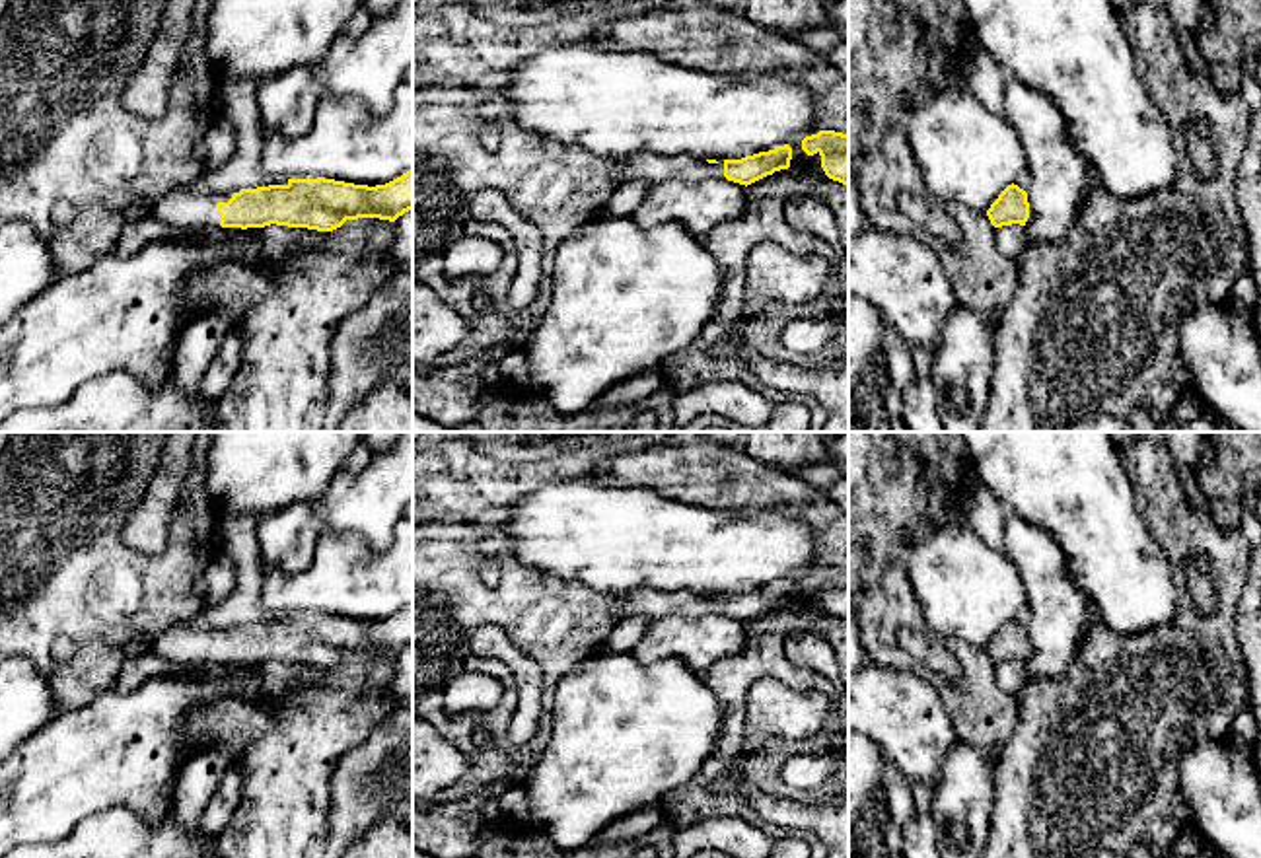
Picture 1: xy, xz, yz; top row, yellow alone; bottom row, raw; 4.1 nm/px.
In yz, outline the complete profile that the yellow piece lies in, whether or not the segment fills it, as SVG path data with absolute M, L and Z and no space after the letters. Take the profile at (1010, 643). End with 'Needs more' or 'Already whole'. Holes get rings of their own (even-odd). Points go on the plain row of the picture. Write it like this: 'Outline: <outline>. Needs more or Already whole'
Outline: M1024 605L1016 613L1016 617L998 630L998 634L987 646L987 652L994 663L1012 660L1026 661L1029 654L1029 638L1027 638L1029 623L1031 623L1031 611L1027 605Z. Needs more

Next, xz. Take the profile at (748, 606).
Outline: M788 580L776 582L769 588L738 595L701 595L691 590L660 591L660 590L632 590L623 593L623 611L619 621L634 617L666 617L666 615L728 615L739 621L751 621L775 607L788 605L792 584Z. Needs more

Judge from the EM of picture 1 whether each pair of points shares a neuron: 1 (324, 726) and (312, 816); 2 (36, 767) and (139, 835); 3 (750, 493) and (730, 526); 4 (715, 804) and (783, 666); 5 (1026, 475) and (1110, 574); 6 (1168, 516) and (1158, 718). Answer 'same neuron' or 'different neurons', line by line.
1: same neuron
2: different neurons
3: different neurons
4: same neuron
5: same neuron
6: same neuron

